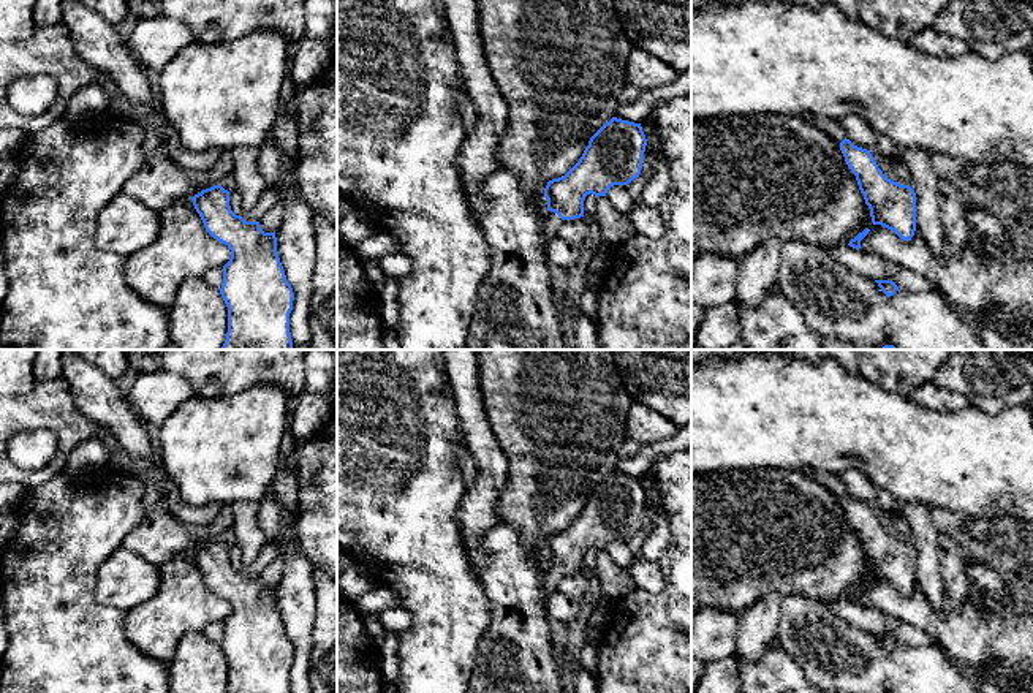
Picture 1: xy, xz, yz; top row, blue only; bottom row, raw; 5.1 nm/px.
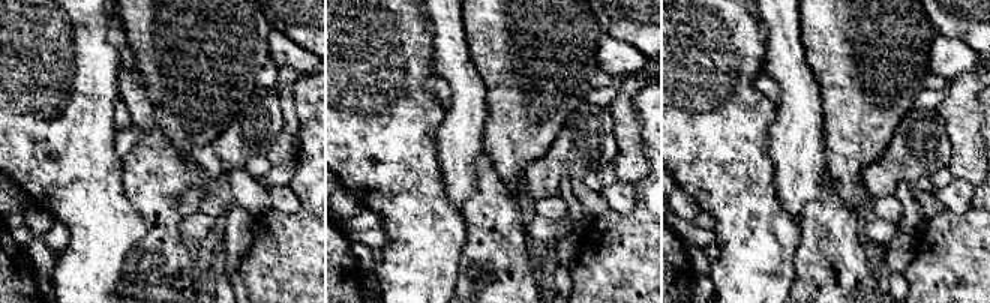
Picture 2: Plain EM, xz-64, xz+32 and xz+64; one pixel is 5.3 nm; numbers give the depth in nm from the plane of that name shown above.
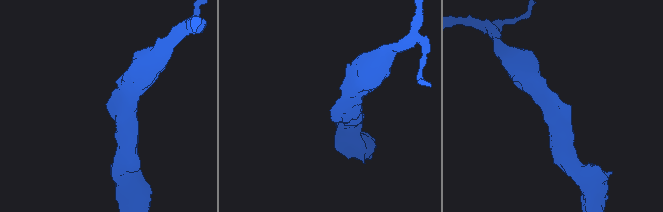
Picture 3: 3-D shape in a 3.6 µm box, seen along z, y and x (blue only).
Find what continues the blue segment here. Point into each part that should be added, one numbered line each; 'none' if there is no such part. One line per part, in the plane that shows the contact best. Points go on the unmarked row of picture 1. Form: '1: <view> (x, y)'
1: xz (551, 576)

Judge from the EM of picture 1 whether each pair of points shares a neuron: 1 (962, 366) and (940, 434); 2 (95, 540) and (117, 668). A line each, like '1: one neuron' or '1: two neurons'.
1: two neurons
2: one neuron

